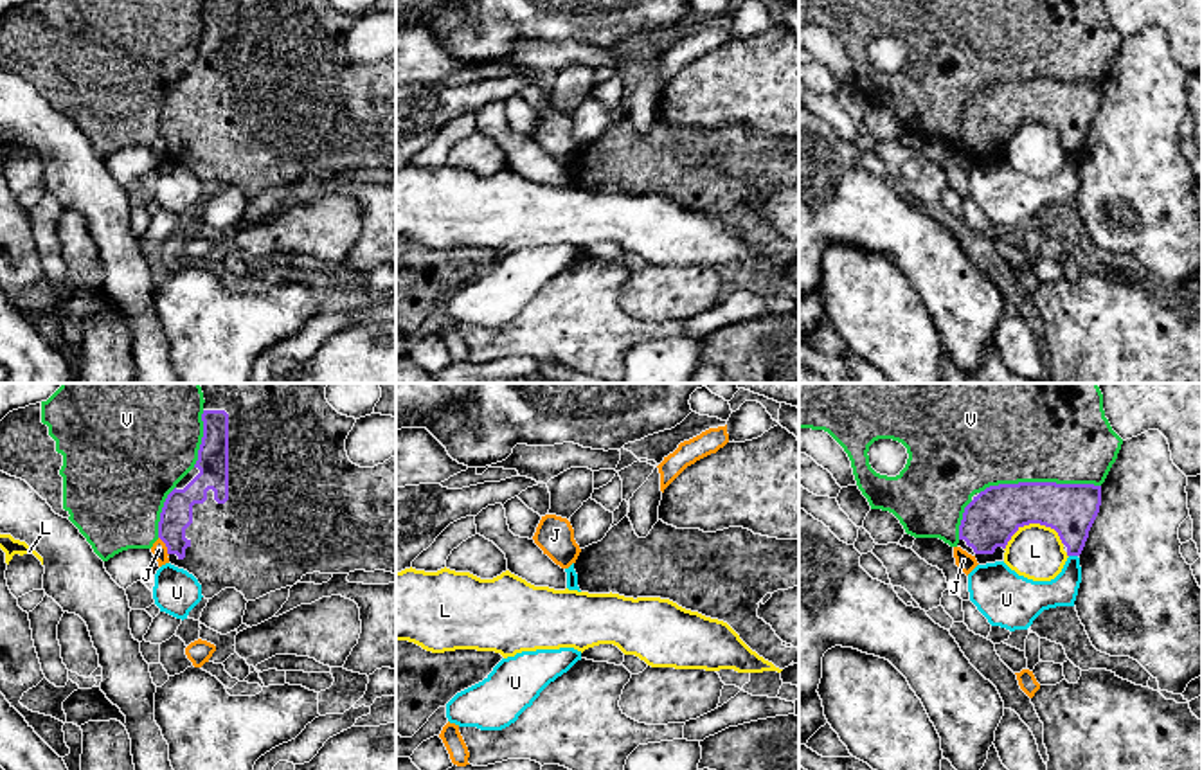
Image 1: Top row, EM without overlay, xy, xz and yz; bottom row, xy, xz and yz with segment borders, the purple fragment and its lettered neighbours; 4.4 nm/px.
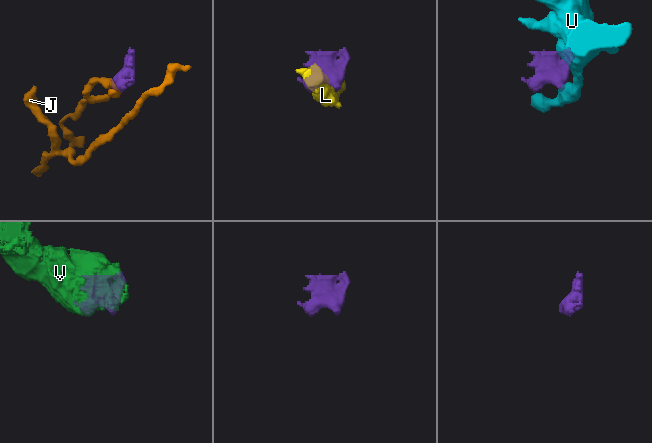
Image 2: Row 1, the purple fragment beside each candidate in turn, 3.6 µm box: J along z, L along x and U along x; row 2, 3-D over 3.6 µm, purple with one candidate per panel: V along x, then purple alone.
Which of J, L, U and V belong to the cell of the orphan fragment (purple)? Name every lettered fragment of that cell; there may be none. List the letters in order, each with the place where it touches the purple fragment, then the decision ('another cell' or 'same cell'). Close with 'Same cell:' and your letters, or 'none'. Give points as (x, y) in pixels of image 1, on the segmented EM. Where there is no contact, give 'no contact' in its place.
J: contact xy (166, 546); another cell
L: contact yz (1033, 522); another cell
U: contact yz (1073, 555); another cell
V: contact yz (1039, 483); another cell
Same cell: none

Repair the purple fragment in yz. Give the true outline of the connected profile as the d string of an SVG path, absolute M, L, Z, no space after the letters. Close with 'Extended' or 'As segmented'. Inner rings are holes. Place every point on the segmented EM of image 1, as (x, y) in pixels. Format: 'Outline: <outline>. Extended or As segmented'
Outline: M1018 482L990 486L975 493L964 507L957 547L972 554L979 565L1004 561L1004 549L1011 536L1024 525L1040 524L1058 533L1067 556L1080 556L1099 506L1101 486L1094 484Z. Extended

